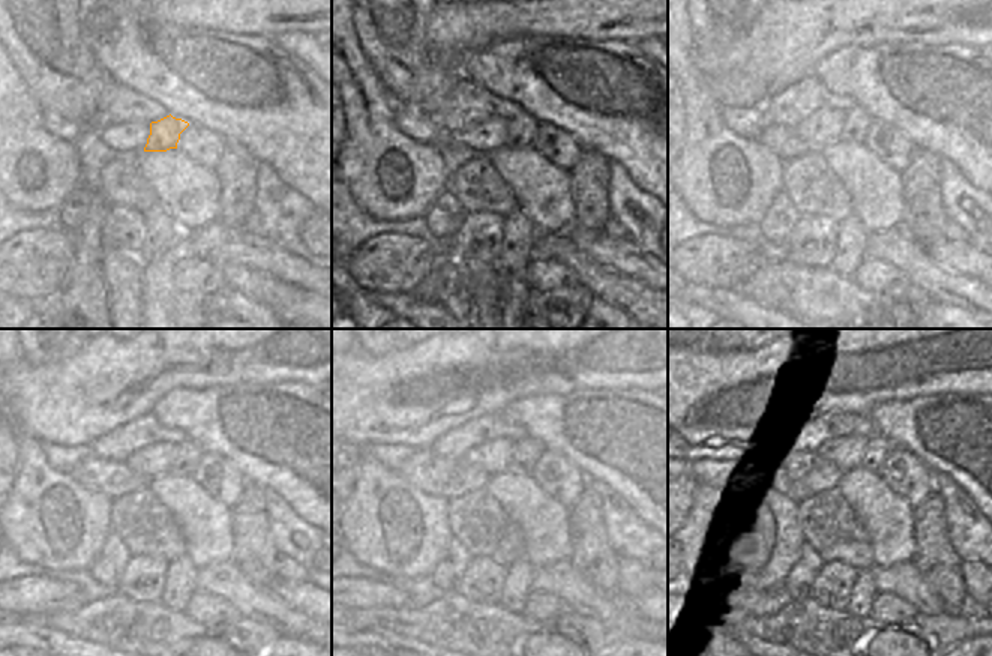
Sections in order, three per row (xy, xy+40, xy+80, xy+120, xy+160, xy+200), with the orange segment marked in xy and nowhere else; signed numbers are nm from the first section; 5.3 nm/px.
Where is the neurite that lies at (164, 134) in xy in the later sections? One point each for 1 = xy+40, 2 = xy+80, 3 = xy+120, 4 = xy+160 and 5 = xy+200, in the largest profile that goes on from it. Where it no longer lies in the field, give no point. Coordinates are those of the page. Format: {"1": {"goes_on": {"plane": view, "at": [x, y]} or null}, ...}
{"1": {"goes_on": {"plane": "xy+40", "at": [521, 128]}}, "2": {"goes_on": {"plane": "xy+80", "at": [857, 123]}}, "3": {"goes_on": {"plane": "xy+120", "at": [188, 455]}}, "4": {"goes_on": {"plane": "xy+160", "at": [527, 452]}}, "5": {"goes_on": {"plane": "xy+200", "at": [875, 448]}}}

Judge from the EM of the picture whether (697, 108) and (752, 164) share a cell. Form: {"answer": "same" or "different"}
{"answer": "same"}

